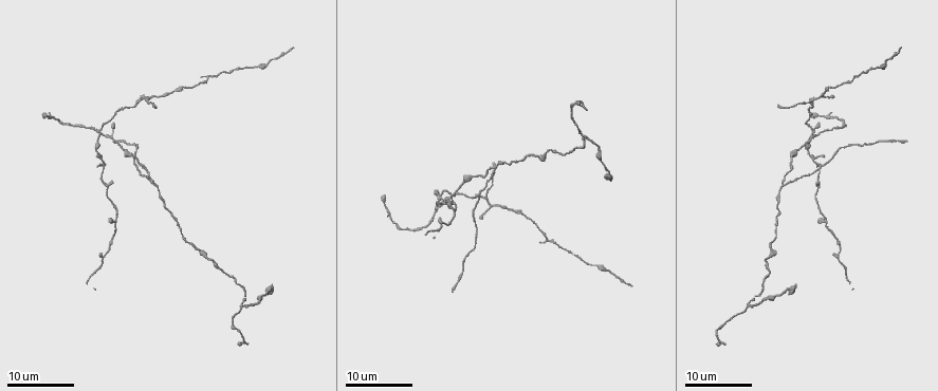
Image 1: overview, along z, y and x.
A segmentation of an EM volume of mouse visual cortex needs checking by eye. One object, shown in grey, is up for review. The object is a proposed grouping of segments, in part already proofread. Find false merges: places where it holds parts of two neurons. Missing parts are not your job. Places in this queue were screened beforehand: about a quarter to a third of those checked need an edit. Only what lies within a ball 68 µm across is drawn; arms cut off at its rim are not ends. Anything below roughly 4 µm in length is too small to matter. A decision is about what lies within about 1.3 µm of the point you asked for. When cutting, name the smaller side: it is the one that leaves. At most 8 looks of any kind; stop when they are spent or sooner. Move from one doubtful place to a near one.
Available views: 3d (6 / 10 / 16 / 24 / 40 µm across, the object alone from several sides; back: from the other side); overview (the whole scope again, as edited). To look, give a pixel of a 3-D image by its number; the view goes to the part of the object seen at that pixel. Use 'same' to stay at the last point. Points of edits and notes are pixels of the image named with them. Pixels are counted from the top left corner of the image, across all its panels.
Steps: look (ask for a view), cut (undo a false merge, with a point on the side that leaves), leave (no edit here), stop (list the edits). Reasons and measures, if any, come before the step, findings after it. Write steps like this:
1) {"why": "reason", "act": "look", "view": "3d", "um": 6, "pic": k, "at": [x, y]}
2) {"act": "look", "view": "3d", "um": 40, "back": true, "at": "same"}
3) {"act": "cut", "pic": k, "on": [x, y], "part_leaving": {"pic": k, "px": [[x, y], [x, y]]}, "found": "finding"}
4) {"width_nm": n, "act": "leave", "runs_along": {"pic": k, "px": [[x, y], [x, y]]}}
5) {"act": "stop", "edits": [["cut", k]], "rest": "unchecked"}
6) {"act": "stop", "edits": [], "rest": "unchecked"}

{"why": "three arms meet", "act": "look", "view": "3d", "um": 16, "pic": 1, "at": [97, 136]}

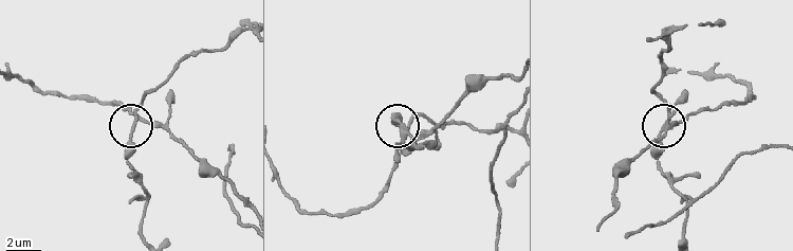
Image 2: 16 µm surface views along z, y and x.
{"why": "zoom in", "act": "look", "view": "3d", "um": 6, "pic": 2, "at": [134, 123]}

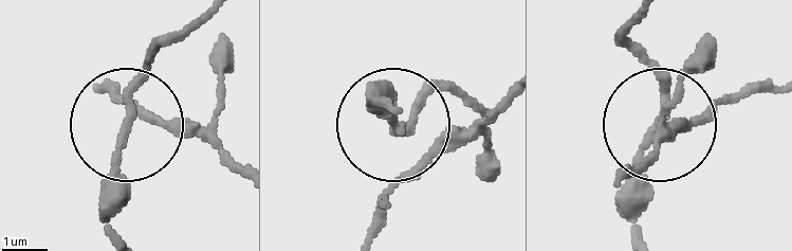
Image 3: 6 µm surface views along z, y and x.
{"arms": 3, "act": "leave", "runs_along": {"pic": 3, "px": [[235, 166], [201, 136], [125, 125], [110, 166], [110, 235]]}, "found": "all the same neuron"}

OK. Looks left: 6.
{"why": "thick turns thin", "act": "look", "view": "3d", "um": 24, "pic": 1, "at": [440, 204]}

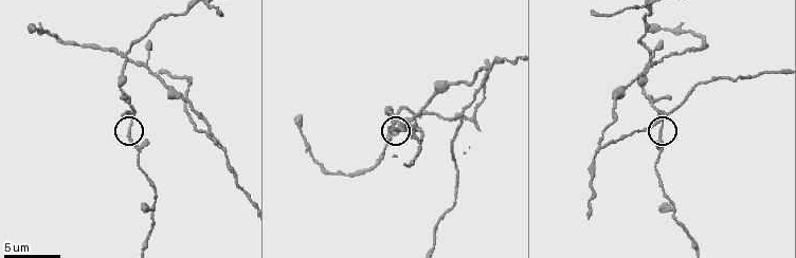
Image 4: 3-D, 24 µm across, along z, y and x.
{"act": "look", "view": "3d", "um": 10, "pic": 4, "at": [660, 133]}

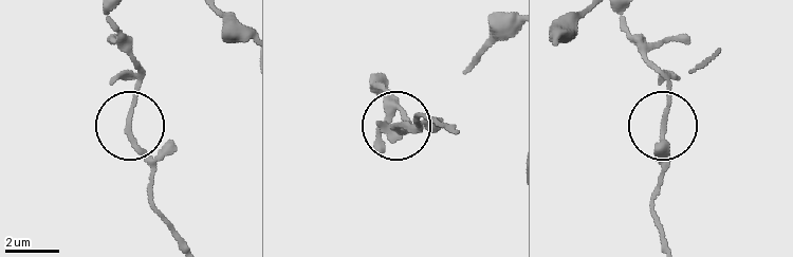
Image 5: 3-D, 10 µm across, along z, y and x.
{"width_nm": 170, "act": "leave", "runs_along": {"pic": 5, "px": [[109, 15], [136, 70], [130, 138], [148, 165], [150, 183]]}, "found": "all the same neuron"}

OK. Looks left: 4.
{"why": "three arms meet", "act": "look", "view": "3d", "um": 10, "pic": 4, "at": [474, 117]}

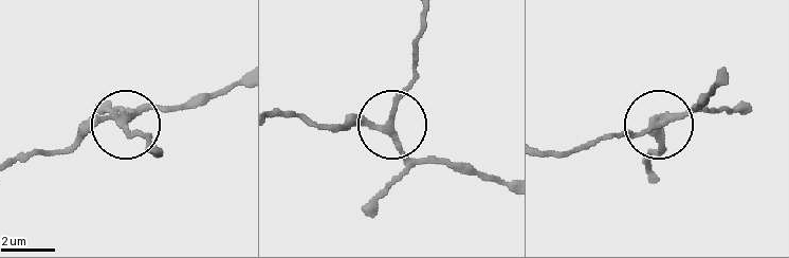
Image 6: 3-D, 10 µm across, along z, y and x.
{"why": "closer look", "act": "look", "view": "3d", "um": 6, "pic": 6, "at": [389, 126]}

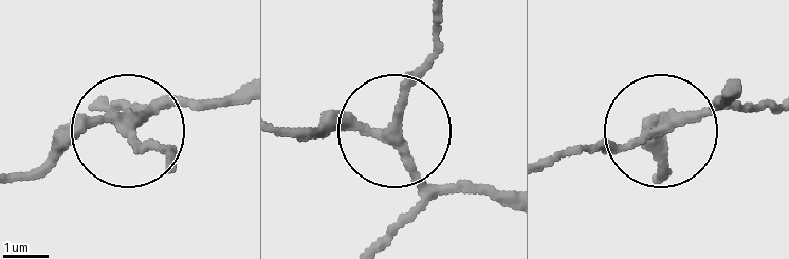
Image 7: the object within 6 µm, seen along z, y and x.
{"arms": 3, "act": "leave", "runs_along": {"pic": 7, "px": [[278, 127], [388, 123], [438, 39]]}, "found": "all the same neuron"}

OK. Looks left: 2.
{"why": "three arms meet", "act": "look", "view": "3d", "um": 24, "pic": 1, "at": [746, 304]}

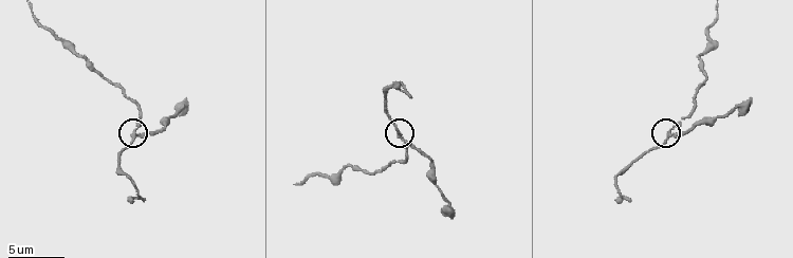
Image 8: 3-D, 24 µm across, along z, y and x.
{"why": "zoom in", "act": "look", "view": "3d", "um": 6, "pic": 8, "at": [398, 136]}

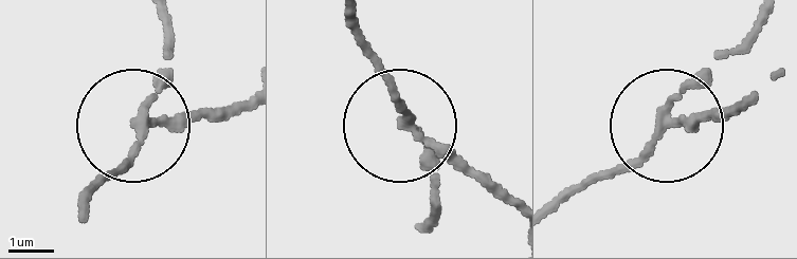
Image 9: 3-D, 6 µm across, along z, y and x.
{"act": "cut", "pic": 9, "on": [194, 114], "part_leaving": {"pic": 9, "px": [[148, 128], [248, 106]]}, "found": "a second neuron is stuck on"}

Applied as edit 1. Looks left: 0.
{"act": "stop", "edits": [["cut", 9]], "rest": "unchecked"}

